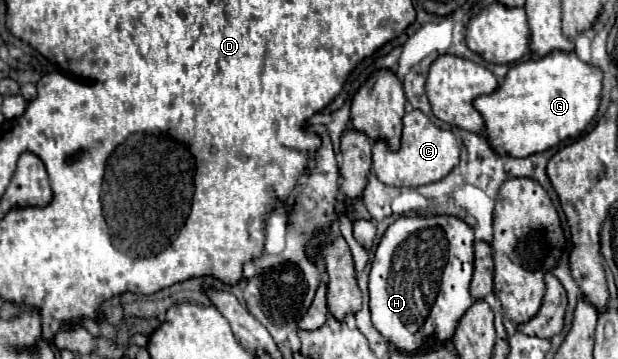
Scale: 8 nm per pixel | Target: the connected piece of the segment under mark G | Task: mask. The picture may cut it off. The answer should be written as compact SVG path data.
M550 52L544 58L514 64L506 74L504 84L498 86L492 94L478 96L474 100L474 106L486 122L486 138L490 140L494 150L498 154L526 158L530 154L544 152L566 138L580 136L598 114L600 100L602 100L602 70L598 66L582 62L576 56L576 52Z

